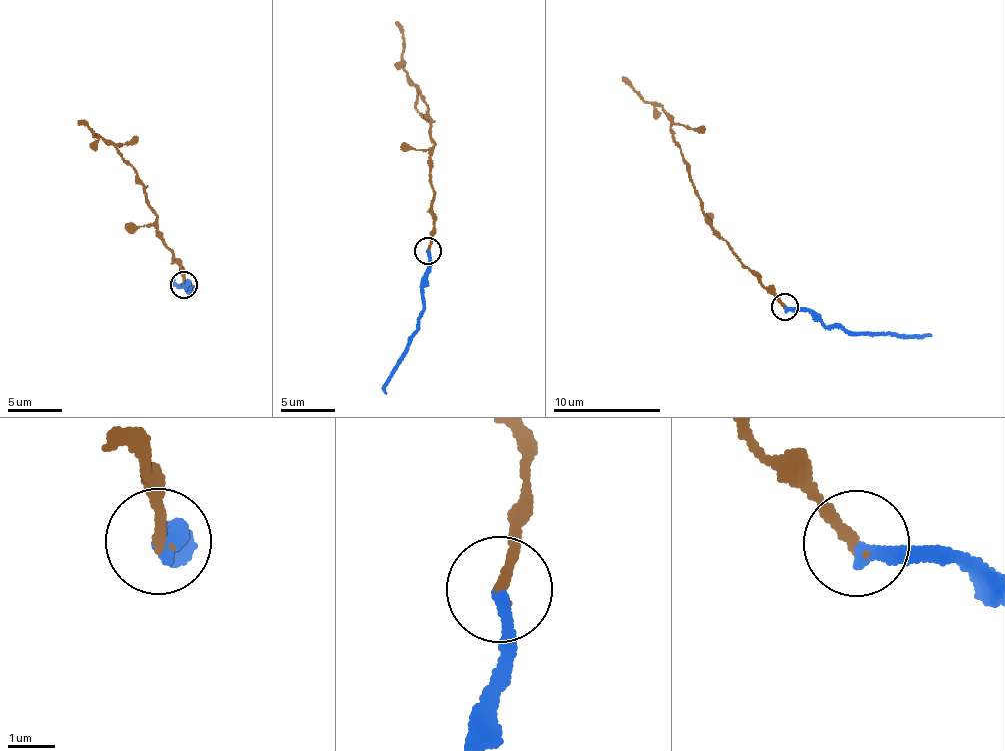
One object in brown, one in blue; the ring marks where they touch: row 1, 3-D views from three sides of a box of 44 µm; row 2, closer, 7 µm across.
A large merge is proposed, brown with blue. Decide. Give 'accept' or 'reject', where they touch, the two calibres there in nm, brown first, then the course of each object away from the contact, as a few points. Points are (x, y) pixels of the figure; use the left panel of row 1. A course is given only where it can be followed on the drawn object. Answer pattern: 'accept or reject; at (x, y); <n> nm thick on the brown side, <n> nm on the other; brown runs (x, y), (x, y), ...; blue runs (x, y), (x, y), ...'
reject; at (183, 284); 240 nm thick on the brown side, 280 nm on the other; brown runs (183, 284), (180, 265), (157, 224), (142, 179), (105, 141), (93, 138), (90, 130), (77, 120); blue runs (183, 284), (189, 281), (190, 292), (194, 287), (190, 291), (192, 288), (171, 280), (175, 279)

